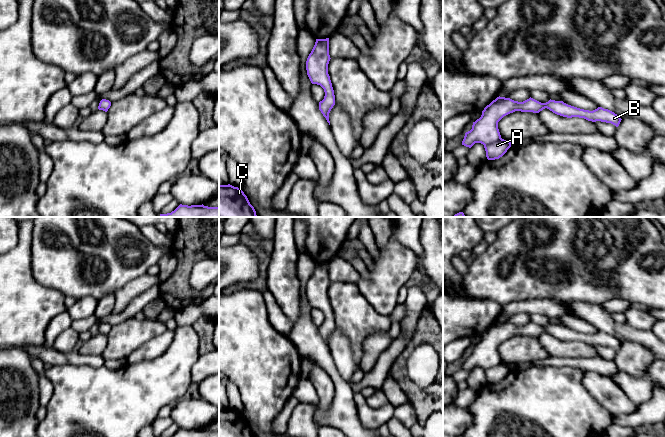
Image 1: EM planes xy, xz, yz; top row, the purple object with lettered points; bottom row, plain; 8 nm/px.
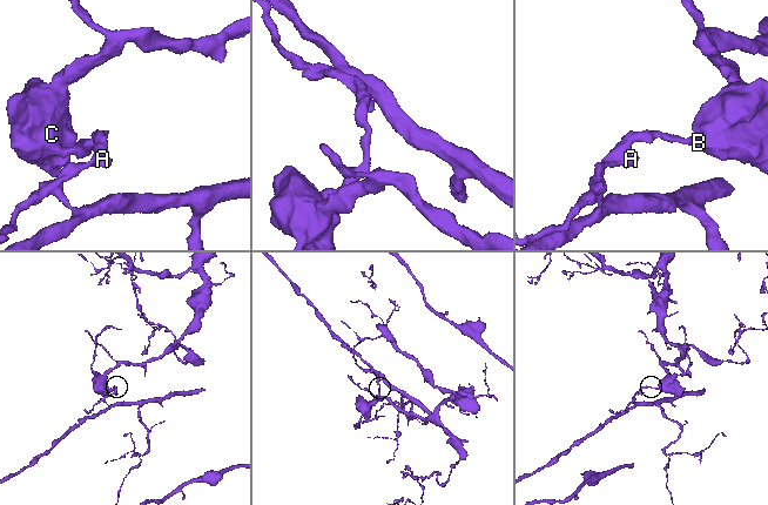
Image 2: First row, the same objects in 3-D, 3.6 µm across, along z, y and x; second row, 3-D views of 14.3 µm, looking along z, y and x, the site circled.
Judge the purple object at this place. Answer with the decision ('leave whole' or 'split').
split

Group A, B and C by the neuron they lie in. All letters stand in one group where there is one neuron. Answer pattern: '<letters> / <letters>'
A / B C

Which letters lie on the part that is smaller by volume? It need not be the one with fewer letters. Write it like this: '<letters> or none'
A

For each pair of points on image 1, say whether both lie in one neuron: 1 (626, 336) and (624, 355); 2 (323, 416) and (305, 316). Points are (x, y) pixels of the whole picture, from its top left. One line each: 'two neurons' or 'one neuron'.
1: two neurons
2: one neuron

